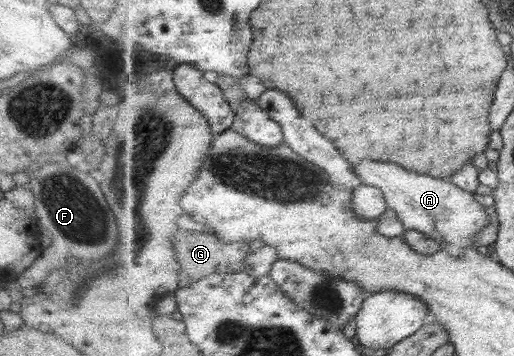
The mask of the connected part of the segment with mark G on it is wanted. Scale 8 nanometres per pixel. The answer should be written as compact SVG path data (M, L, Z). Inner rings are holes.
M186 229L174 232L174 251L176 259L180 264L180 287L188 285L204 278L205 276L216 273L235 273L246 270L244 259L248 255L248 243L234 242L228 243L210 232L187 231Z

